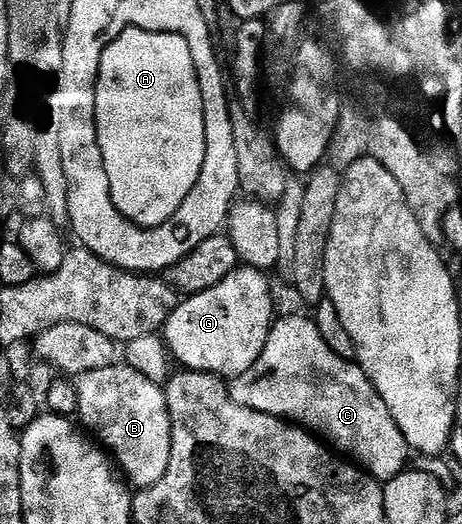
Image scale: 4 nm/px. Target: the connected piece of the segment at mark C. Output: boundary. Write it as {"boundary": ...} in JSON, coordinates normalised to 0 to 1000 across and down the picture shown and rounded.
{"boundary":[[[634,599],[628,607],[602,605],[582,626],[578,656],[569,672],[561,672],[561,687],[552,687],[543,702],[502,723],[496,746],[517,771],[552,786],[613,798],[701,840],[732,868],[779,889],[792,905],[827,924],[864,908],[887,887],[885,849],[872,824],[864,824],[864,809],[855,809],[838,771],[829,771],[829,756],[820,756],[820,748],[771,689],[725,679],[725,672],[708,664],[708,649],[699,649],[675,605],[658,607],[652,599]]]}

